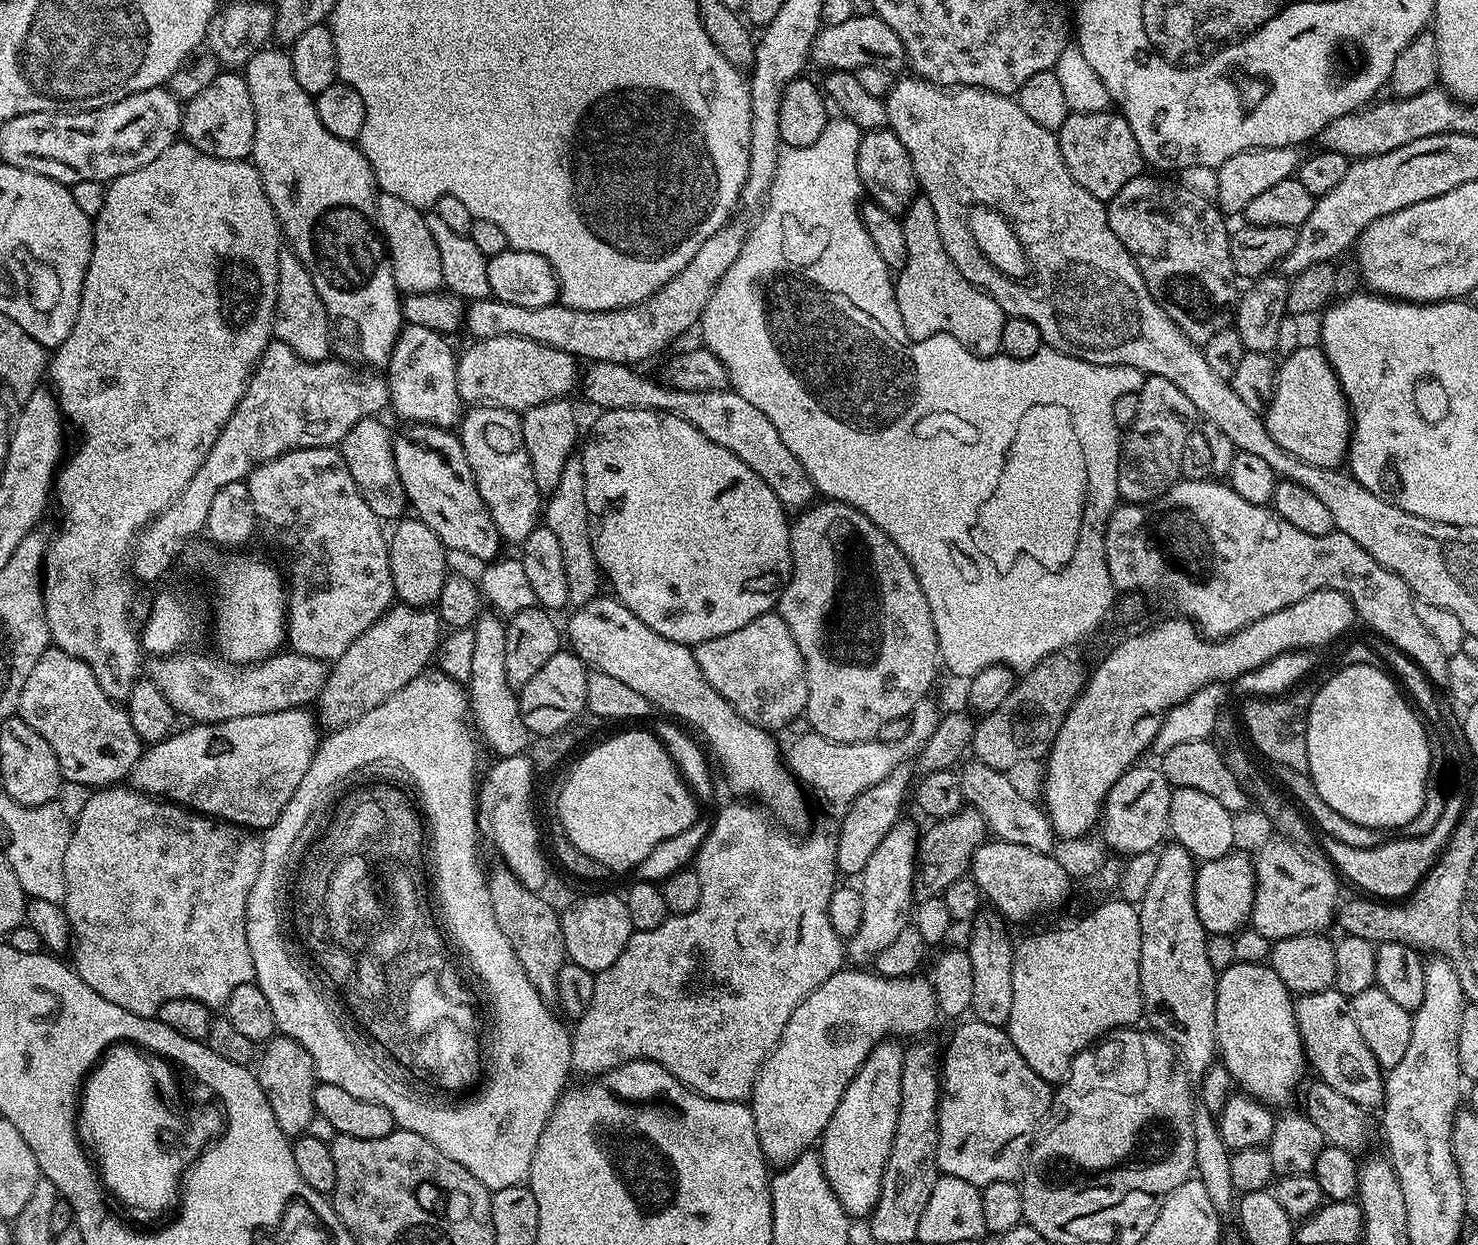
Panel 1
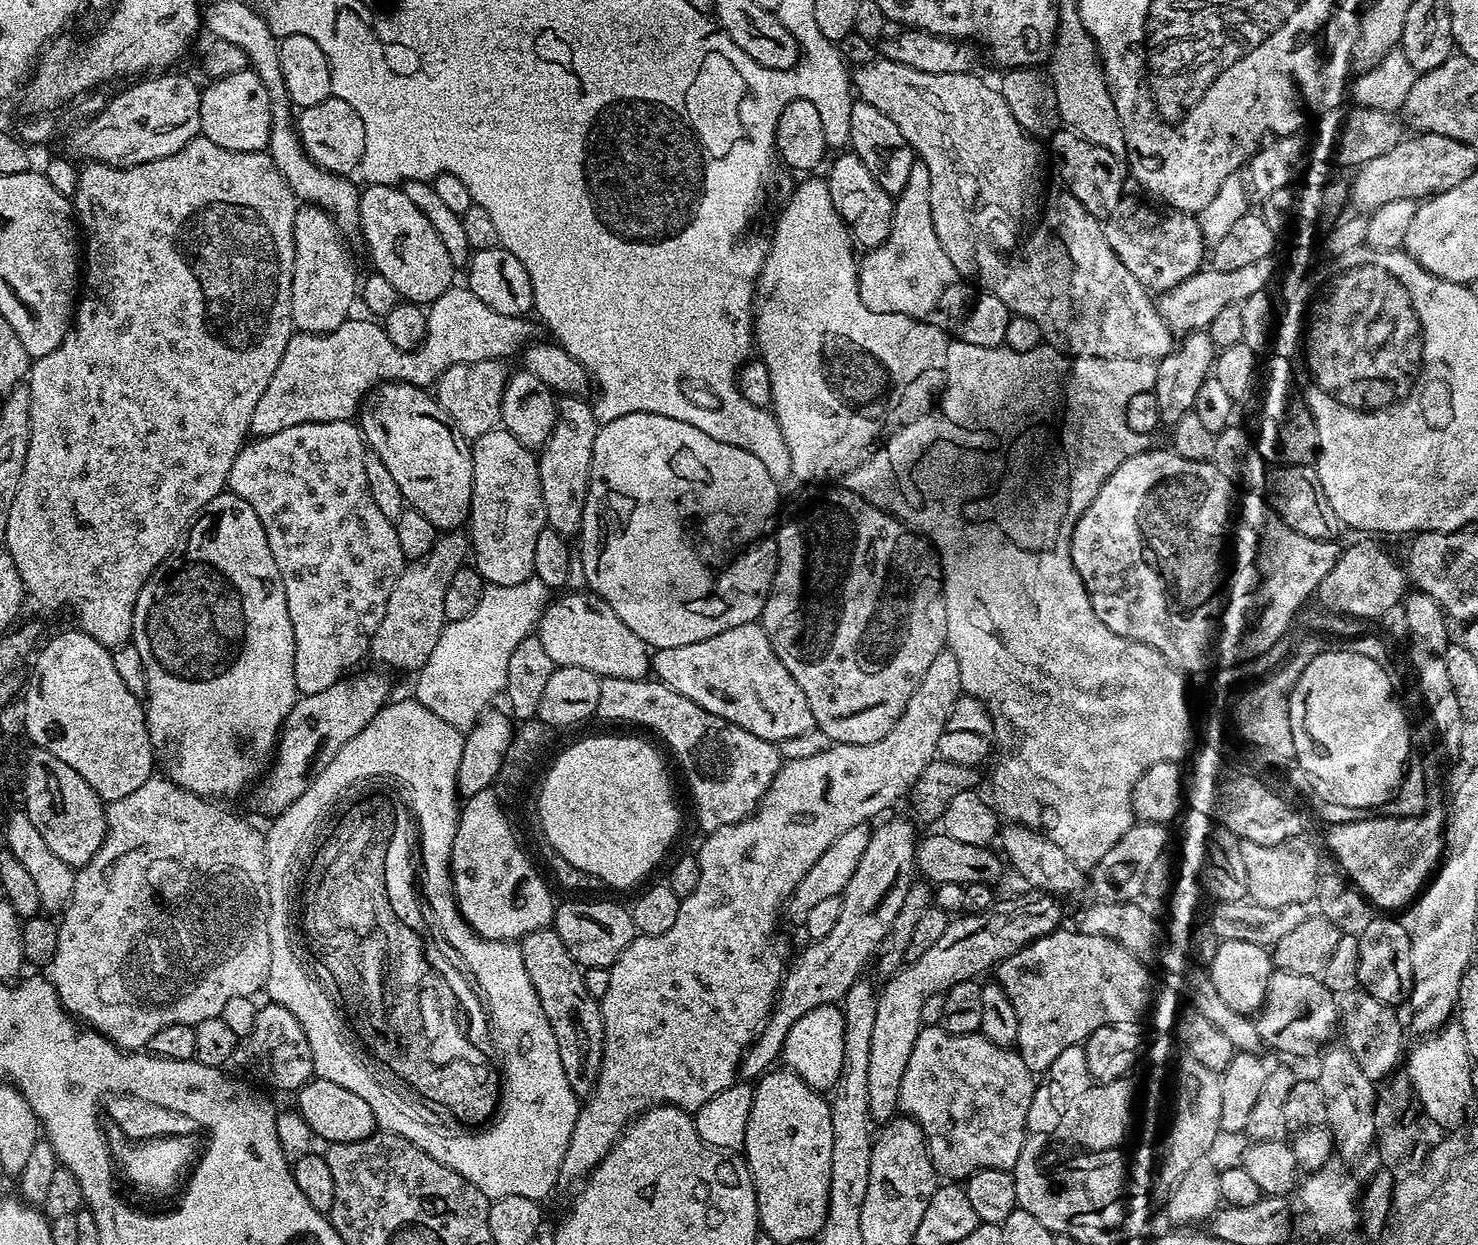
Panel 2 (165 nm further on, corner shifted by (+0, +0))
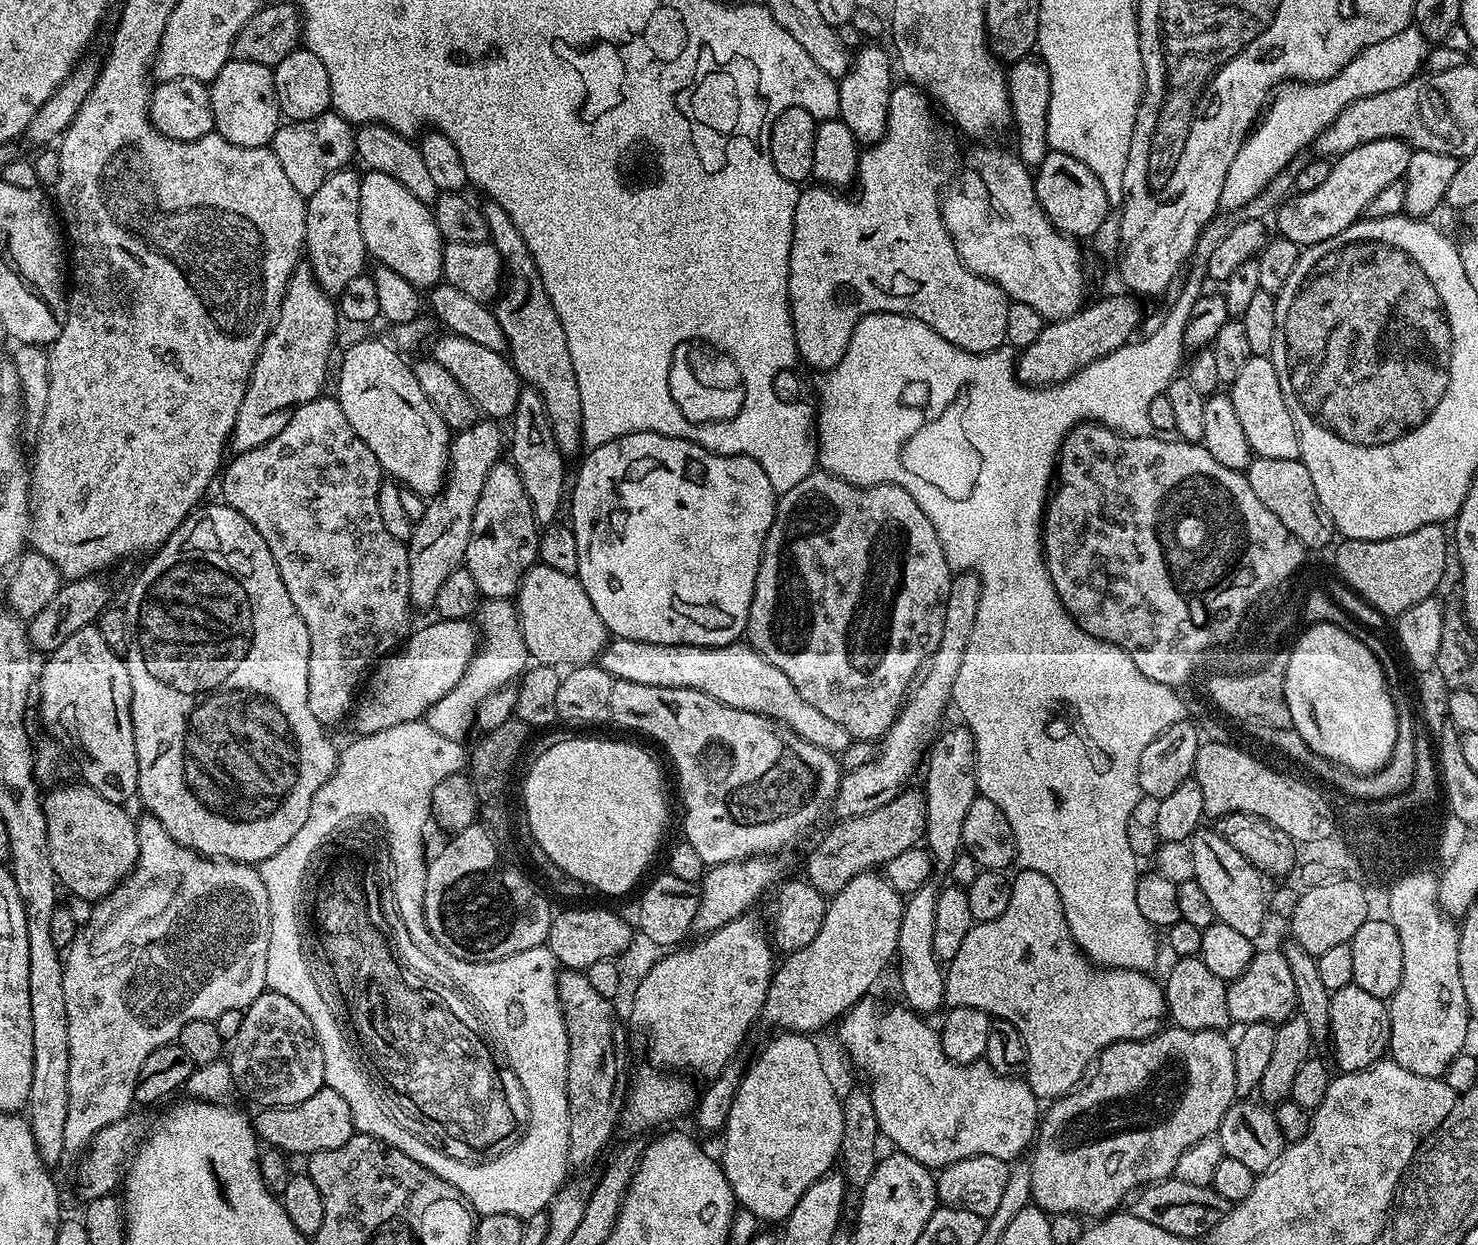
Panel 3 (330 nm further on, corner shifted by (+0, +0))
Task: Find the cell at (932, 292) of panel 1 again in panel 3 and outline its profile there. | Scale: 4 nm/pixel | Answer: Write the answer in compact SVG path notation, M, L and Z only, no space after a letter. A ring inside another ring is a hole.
M903 82L903 83L904 83L904 84L900 84L900 83L897 83L897 84L896 84L896 85L895 85L895 87L893 87L893 89L892 89L892 93L891 93L891 94L890 94L890 110L889 110L889 111L888 111L888 121L887 121L887 122L886 122L886 134L885 134L885 135L884 135L884 137L882 137L882 138L881 138L881 140L880 140L880 141L878 141L878 143L877 143L877 144L873 144L873 145L871 145L871 146L868 146L868 147L865 147L865 148L864 148L864 149L863 149L863 151L861 151L861 154L860 154L860 169L859 169L859 170L858 170L858 171L856 171L856 180L857 180L857 181L858 181L858 185L859 185L859 184L860 184L860 193L858 193L858 194L857 194L857 196L844 196L844 195L848 195L848 194L841 194L841 193L840 193L840 192L839 192L839 191L836 191L836 190L833 190L833 189L831 189L831 188L829 188L829 187L827 187L827 186L812 186L812 187L816 187L816 188L808 188L808 189L807 189L807 188L806 188L806 187L805 187L805 188L804 188L804 189L803 189L803 191L801 191L801 193L800 193L800 197L799 197L799 198L798 198L798 206L797 206L797 207L796 207L796 209L795 209L795 210L794 210L794 218L793 218L793 219L792 219L792 245L791 245L791 246L790 246L790 270L789 270L789 271L788 271L788 302L789 302L789 304L791 304L791 305L792 305L792 325L793 325L793 326L794 326L794 334L795 334L795 335L796 335L796 351L797 351L797 353L798 353L798 356L799 356L799 359L800 359L800 360L801 360L801 361L803 361L803 360L805 360L805 362L806 362L806 363L808 363L808 364L809 364L809 366L810 366L810 367L812 367L812 368L820 368L820 369L819 369L819 370L827 370L827 369L830 369L830 368L833 368L833 367L834 367L834 366L838 366L838 362L842 362L842 354L846 354L846 350L847 350L847 349L848 349L848 337L849 337L849 336L851 336L851 334L852 334L852 331L853 331L853 330L854 330L854 326L855 326L855 325L856 325L856 324L857 324L857 323L858 323L858 321L859 321L859 320L861 320L861 319L862 319L862 318L863 318L863 317L864 317L864 316L874 316L874 315L877 315L877 314L879 314L879 313L881 313L881 312L893 312L893 314L894 314L894 315L895 315L895 316L913 316L913 317L914 317L914 318L918 318L918 319L919 319L919 320L921 320L921 321L922 321L922 322L926 322L926 326L930 326L930 327L931 327L931 328L933 328L933 330L935 330L935 332L937 332L937 333L938 333L938 334L942 334L942 338L946 338L946 342L954 342L954 346L958 346L958 347L959 347L959 348L961 348L961 349L962 349L962 350L966 350L966 351L967 351L967 352L993 352L993 351L994 351L994 350L995 350L995 349L996 349L996 348L998 348L998 347L1001 347L1001 345L1003 345L1003 344L1004 344L1004 343L1005 343L1005 341L1006 341L1006 310L1007 310L1007 309L1008 309L1008 306L1009 306L1009 303L1010 303L1010 301L1009 301L1009 298L1008 298L1008 295L1006 295L1006 293L1005 293L1005 292L1003 292L1003 290L1002 290L1002 289L1001 289L1001 288L1000 288L1000 287L999 287L999 286L997 286L997 284L995 284L995 283L994 283L994 282L990 282L990 281L989 281L989 280L987 280L987 279L986 279L986 278L982 278L982 277L981 277L981 276L975 276L975 274L974 274L974 273L973 273L973 272L972 272L972 271L971 271L971 270L970 270L970 269L968 269L968 268L967 268L967 267L966 267L966 265L964 265L964 264L963 264L963 263L962 263L962 261L961 261L961 260L960 260L960 255L959 255L959 254L958 254L958 250L957 250L957 249L956 249L956 247L955 247L955 246L954 246L954 242L953 242L953 241L952 241L952 239L951 239L951 238L950 238L950 234L949 234L949 233L948 233L948 231L947 231L947 230L946 230L946 226L945 226L945 225L944 225L944 223L943 223L943 222L942 222L942 214L941 214L941 213L940 213L940 205L941 205L941 203L942 203L942 193L943 193L943 192L944 192L944 191L945 191L945 188L946 188L946 186L945 186L945 185L944 185L944 172L948 172L948 140L944 140L944 136L940 136L940 128L936 128L936 120L932 120L932 116L928 116L928 104L924 104L924 95L923 95L923 96L916 96L916 87L917 87L917 86L916 86L916 85L915 85L915 84L913 84L913 83L911 83L911 82Z

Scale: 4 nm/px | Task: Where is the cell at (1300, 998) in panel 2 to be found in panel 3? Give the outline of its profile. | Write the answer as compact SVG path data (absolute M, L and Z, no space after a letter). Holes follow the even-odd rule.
M1283 951L1256 952L1244 973L1228 984L1226 1006L1232 1021L1240 1026L1254 1022L1275 1026L1293 1015L1297 1011L1294 977L1290 974L1290 962L1286 962Z

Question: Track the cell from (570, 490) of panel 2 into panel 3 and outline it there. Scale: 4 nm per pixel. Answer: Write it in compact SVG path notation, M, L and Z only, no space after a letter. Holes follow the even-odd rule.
M488 202L483 205L489 241L495 246L504 263L504 277L500 295L494 301L494 311L498 318L498 326L502 326L502 334L508 339L507 355L510 357L516 373L527 387L533 388L542 398L542 406L546 406L546 418L550 418L550 430L554 430L554 442L558 442L558 450L565 457L572 458L582 448L582 398L578 395L578 378L574 375L574 361L570 358L570 346L566 346L566 330L562 330L562 322L550 302L550 294L546 294L546 286L542 286L542 278L534 262L522 234L502 206Z

